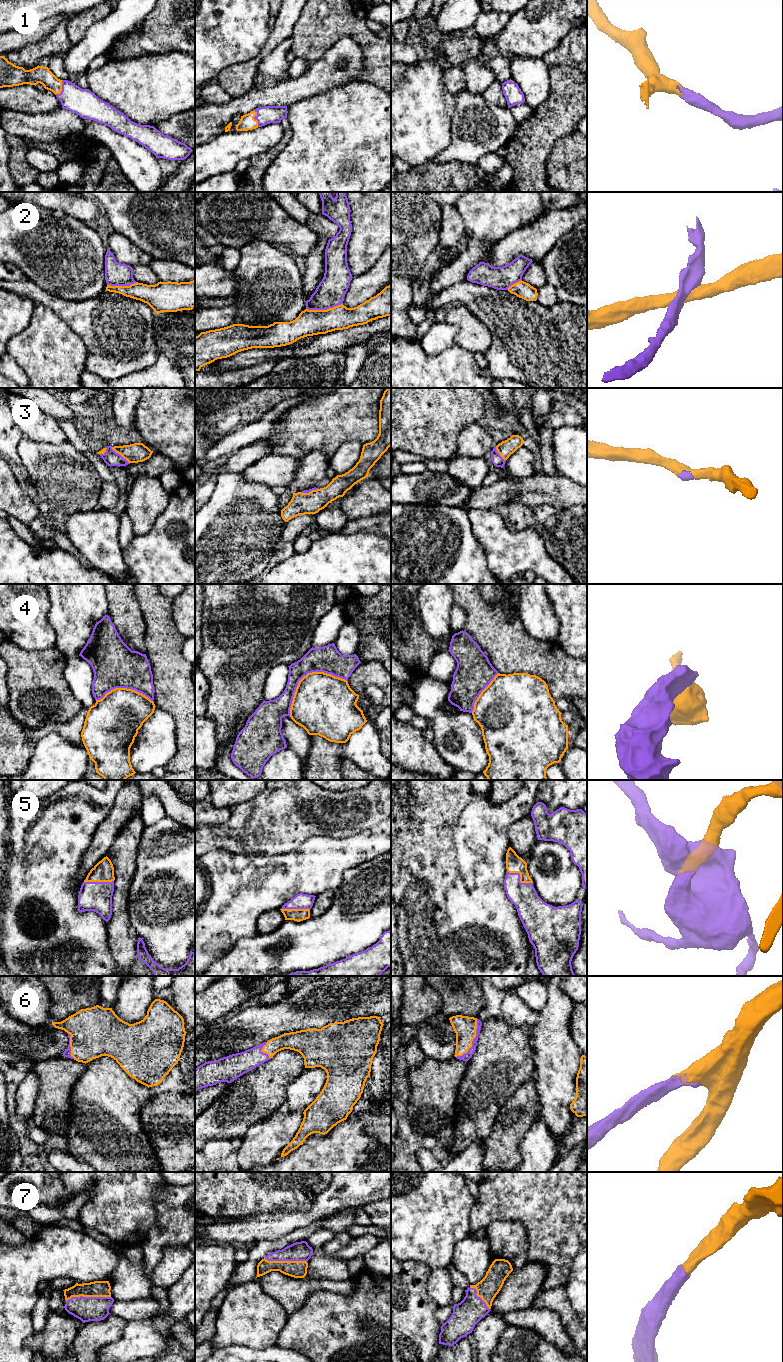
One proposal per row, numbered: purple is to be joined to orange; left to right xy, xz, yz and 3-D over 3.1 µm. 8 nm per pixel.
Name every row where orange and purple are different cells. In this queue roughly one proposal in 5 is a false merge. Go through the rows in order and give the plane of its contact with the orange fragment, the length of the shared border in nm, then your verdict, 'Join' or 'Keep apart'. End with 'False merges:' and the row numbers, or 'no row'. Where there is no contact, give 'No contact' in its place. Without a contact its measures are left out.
1: Touches orange in xz. Shared border 140 nm. Join
2: Touches orange in xz. Shared border 300 nm. Join
3: Touches orange in xy. Shared border 200 nm. Join
4: Touches orange in xz. Shared border 550 nm. Keep apart
5: Touches orange in yz. Shared border 240 nm. Join
6: Touches orange in yz. Shared border 360 nm. Join
7: Touches orange in xy. Shared border 360 nm. Join
False merges: 4

